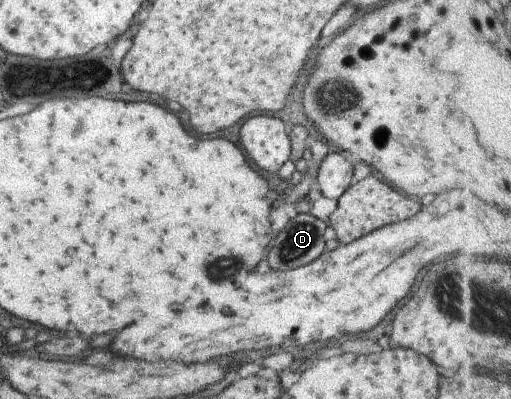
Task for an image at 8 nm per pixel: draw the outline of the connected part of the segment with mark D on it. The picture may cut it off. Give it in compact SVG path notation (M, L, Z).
M311 214L293 217L271 239L266 260L272 270L292 270L320 256L324 251L323 231L326 224Z

